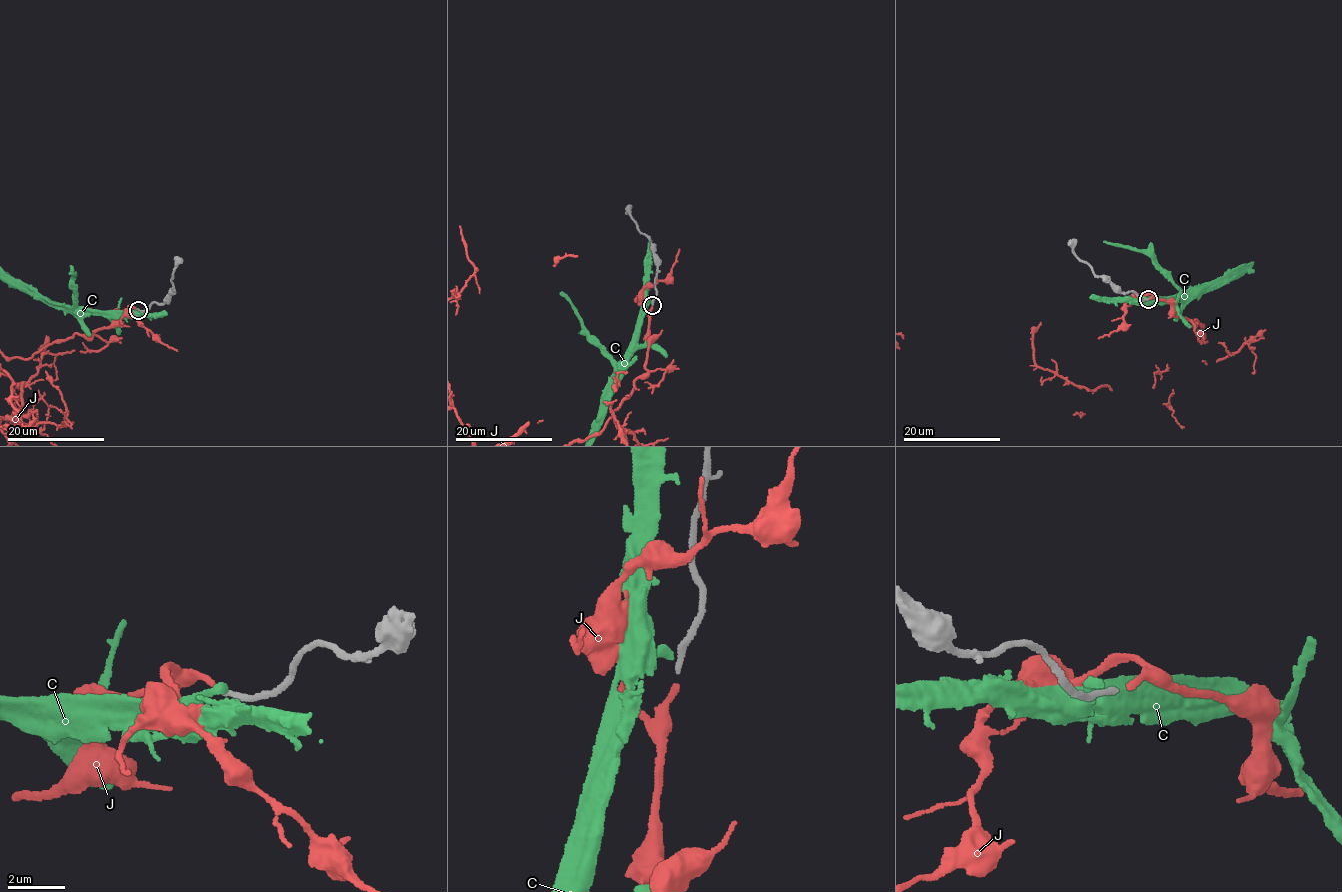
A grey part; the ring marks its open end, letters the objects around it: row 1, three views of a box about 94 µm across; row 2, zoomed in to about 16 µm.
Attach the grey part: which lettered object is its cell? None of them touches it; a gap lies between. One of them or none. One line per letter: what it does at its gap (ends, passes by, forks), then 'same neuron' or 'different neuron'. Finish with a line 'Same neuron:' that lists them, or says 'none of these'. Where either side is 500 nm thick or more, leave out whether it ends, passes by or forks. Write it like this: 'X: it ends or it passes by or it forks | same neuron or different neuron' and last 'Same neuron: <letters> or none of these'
C: it ends | different neuron
J: it ends | same neuron
Same neuron: J

